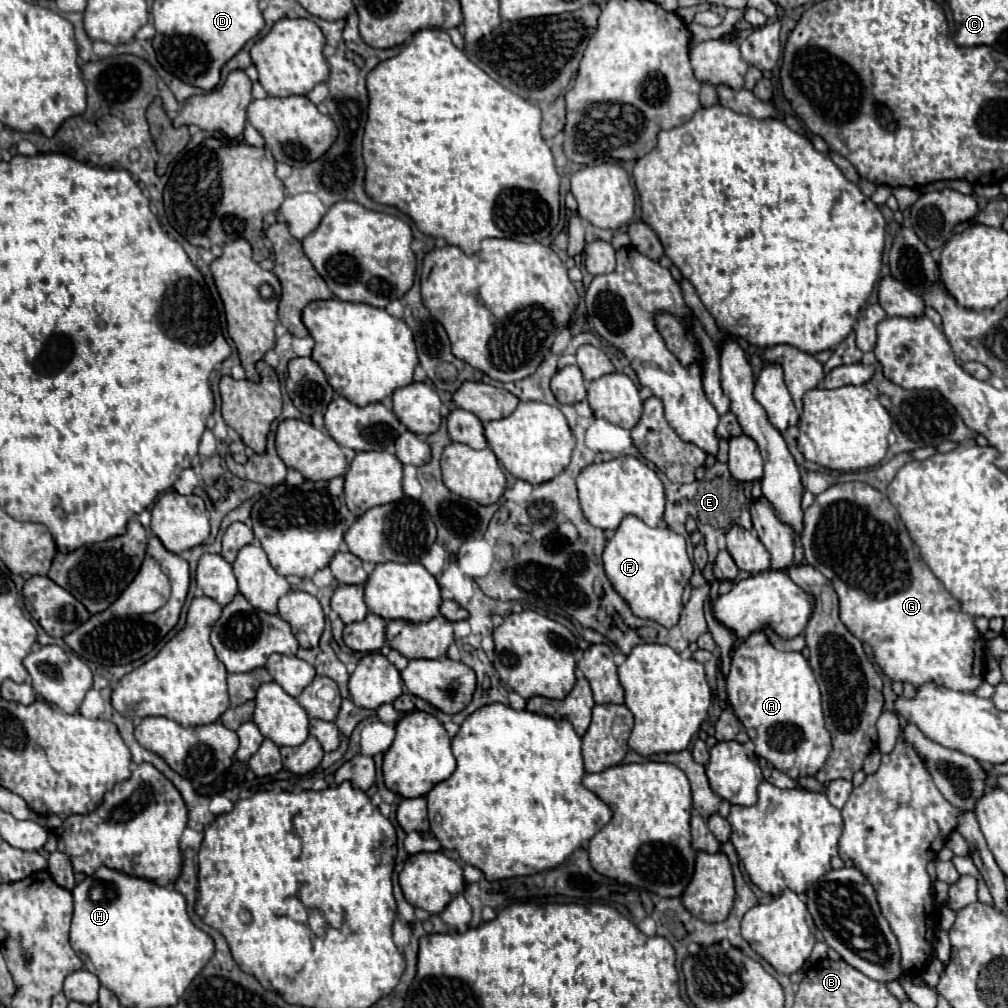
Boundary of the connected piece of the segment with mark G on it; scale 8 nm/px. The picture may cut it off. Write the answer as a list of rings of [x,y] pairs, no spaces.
[[[847,482],[827,488],[815,496],[815,502],[805,510],[801,542],[805,548],[805,562],[817,568],[833,584],[839,596],[841,622],[867,642],[873,650],[877,666],[891,680],[911,682],[921,686],[935,682],[959,692],[975,692],[983,682],[985,646],[983,636],[975,628],[975,618],[961,612],[959,602],[945,590],[931,568],[919,556],[919,548],[909,538],[897,508],[879,490],[865,482]]]

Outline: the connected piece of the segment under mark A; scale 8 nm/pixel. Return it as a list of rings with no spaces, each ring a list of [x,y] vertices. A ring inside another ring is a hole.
[[[763,632],[751,634],[733,654],[727,692],[733,714],[745,726],[757,756],[789,778],[813,776],[823,768],[831,752],[831,736],[825,728],[817,680],[801,652],[779,652]]]

